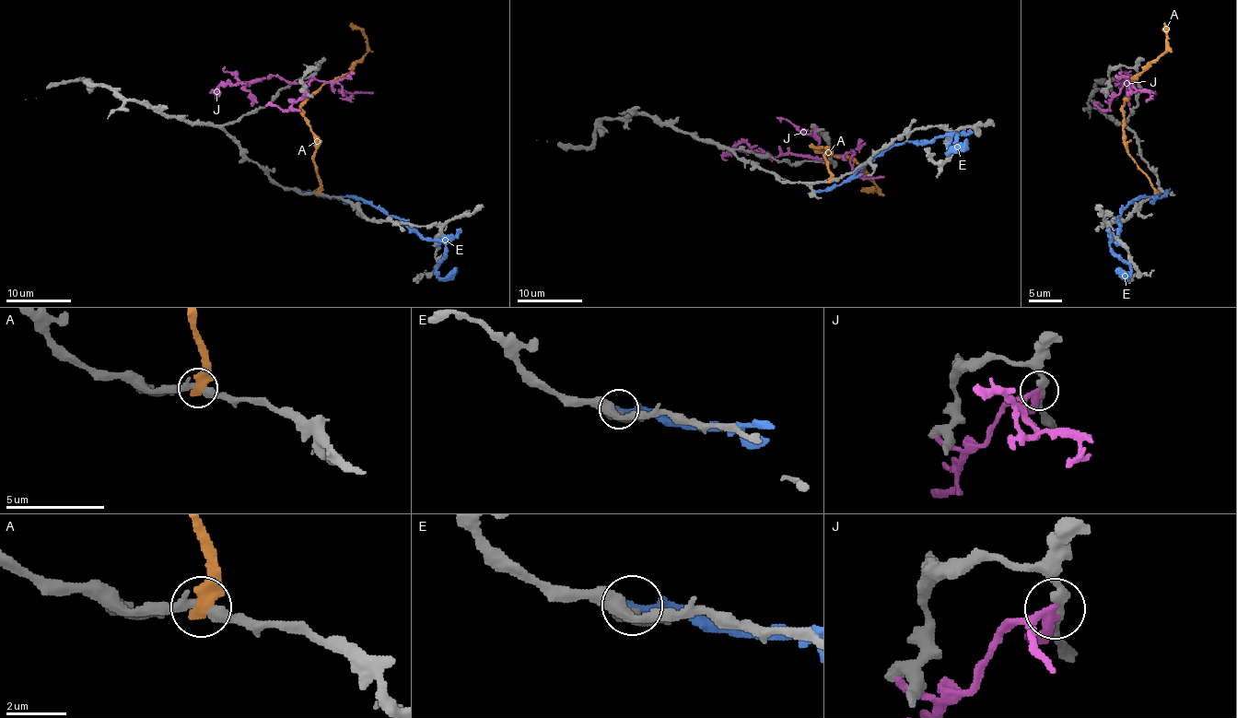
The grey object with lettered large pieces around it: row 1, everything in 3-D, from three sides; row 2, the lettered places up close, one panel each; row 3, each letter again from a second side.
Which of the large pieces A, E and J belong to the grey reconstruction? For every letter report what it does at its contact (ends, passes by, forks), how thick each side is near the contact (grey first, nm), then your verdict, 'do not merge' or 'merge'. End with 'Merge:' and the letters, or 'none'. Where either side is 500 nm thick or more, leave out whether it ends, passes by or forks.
A: it ends; calibres 360 and 480 nm; do not merge
E: it ends; calibres 400 and 360 nm; do not merge
J: it passes by; calibres 340 and 300 nm; do not merge
Merge: none

